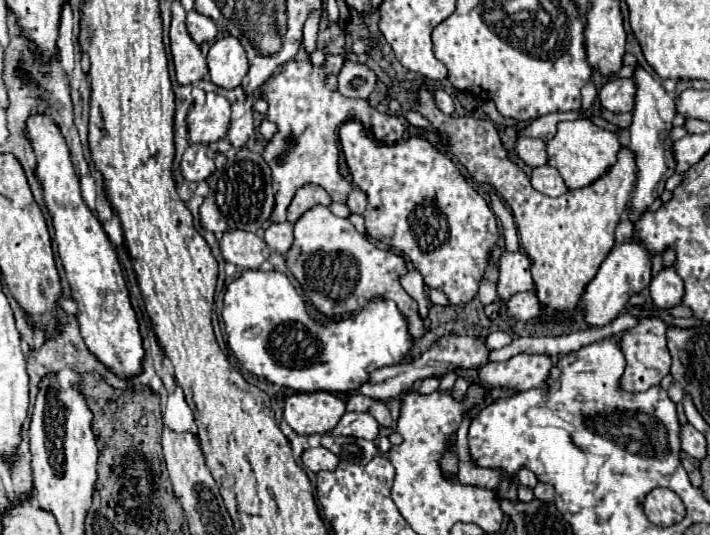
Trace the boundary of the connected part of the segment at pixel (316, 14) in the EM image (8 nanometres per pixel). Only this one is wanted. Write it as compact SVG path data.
M321 8L311 10L311 14L307 16L305 28L303 28L303 44L307 52L315 50L315 40L317 40L317 32L319 32L319 18L321 18Z

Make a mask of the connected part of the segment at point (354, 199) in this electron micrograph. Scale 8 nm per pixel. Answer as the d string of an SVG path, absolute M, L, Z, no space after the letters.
M355 188L349 196L347 196L347 206L353 214L363 214L367 208L367 194L359 188Z

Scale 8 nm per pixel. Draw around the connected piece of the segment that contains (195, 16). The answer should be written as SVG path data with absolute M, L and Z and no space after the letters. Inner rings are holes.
M191 10L187 14L187 30L189 30L189 36L197 44L213 42L215 36L217 36L217 24L209 16L203 16L203 14L195 12L195 10Z

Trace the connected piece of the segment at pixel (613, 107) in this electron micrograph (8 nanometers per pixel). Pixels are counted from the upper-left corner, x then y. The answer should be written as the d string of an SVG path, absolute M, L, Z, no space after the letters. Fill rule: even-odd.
M617 78L599 90L599 100L609 112L631 112L635 106L637 84L633 78Z

